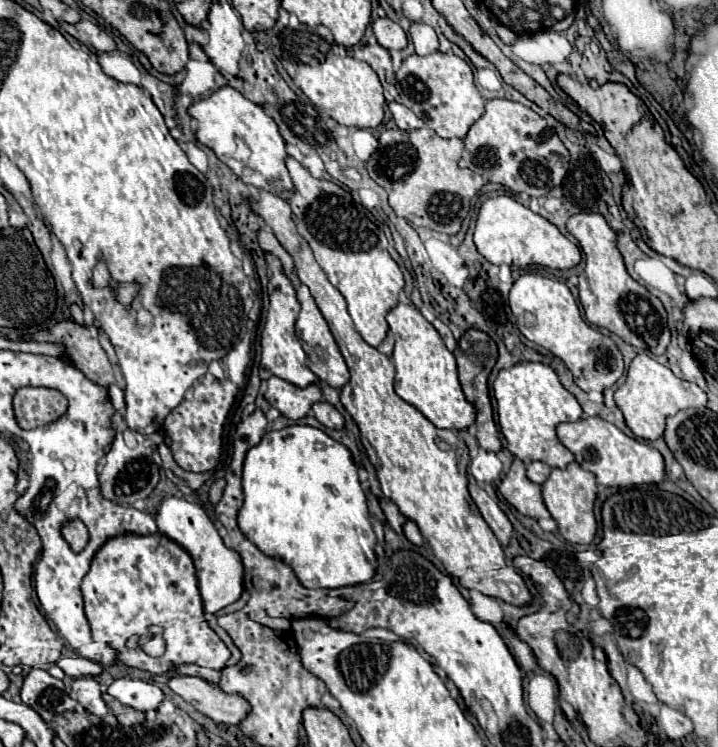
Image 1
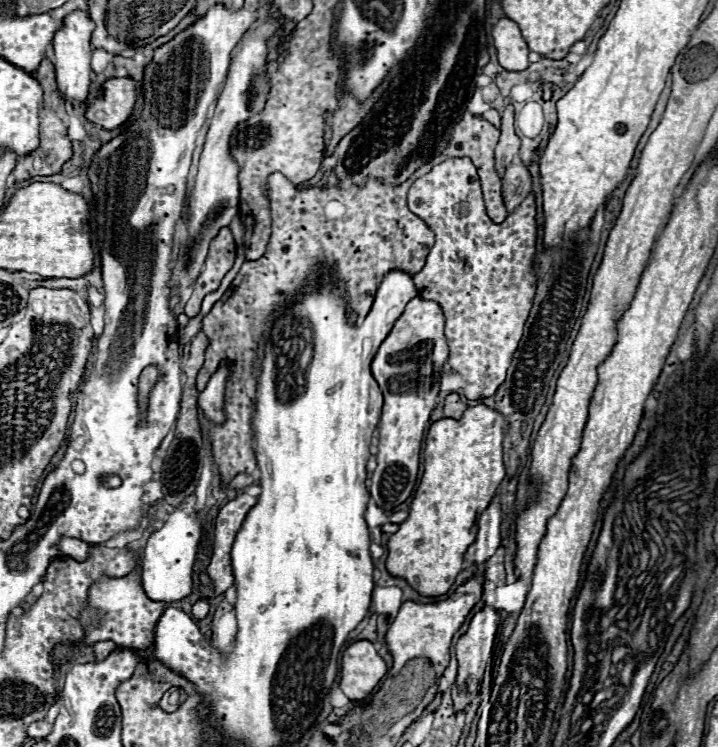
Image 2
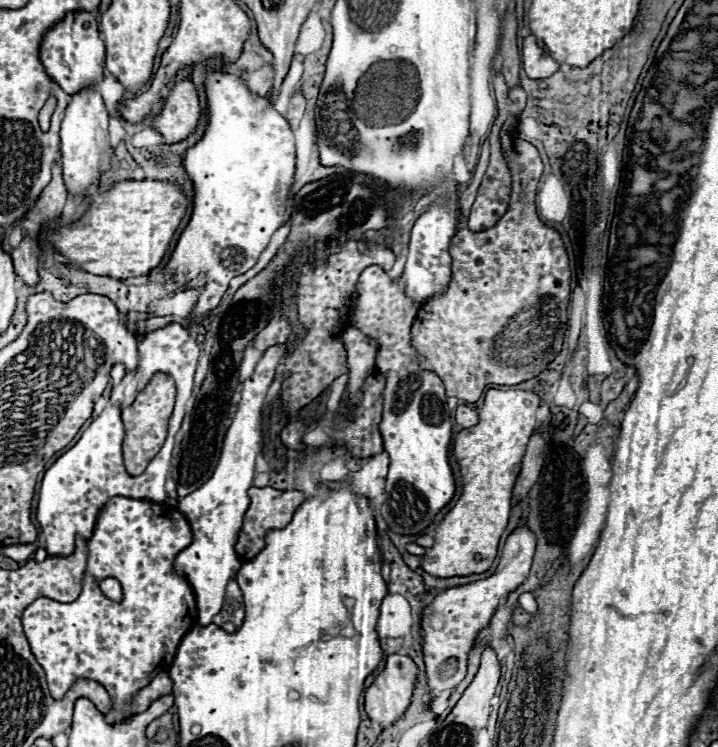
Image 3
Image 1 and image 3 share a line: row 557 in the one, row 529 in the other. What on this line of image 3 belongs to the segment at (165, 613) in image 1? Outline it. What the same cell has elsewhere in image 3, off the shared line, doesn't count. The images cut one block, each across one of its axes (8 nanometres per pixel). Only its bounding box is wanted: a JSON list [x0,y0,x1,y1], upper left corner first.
[22,498,196,722]

